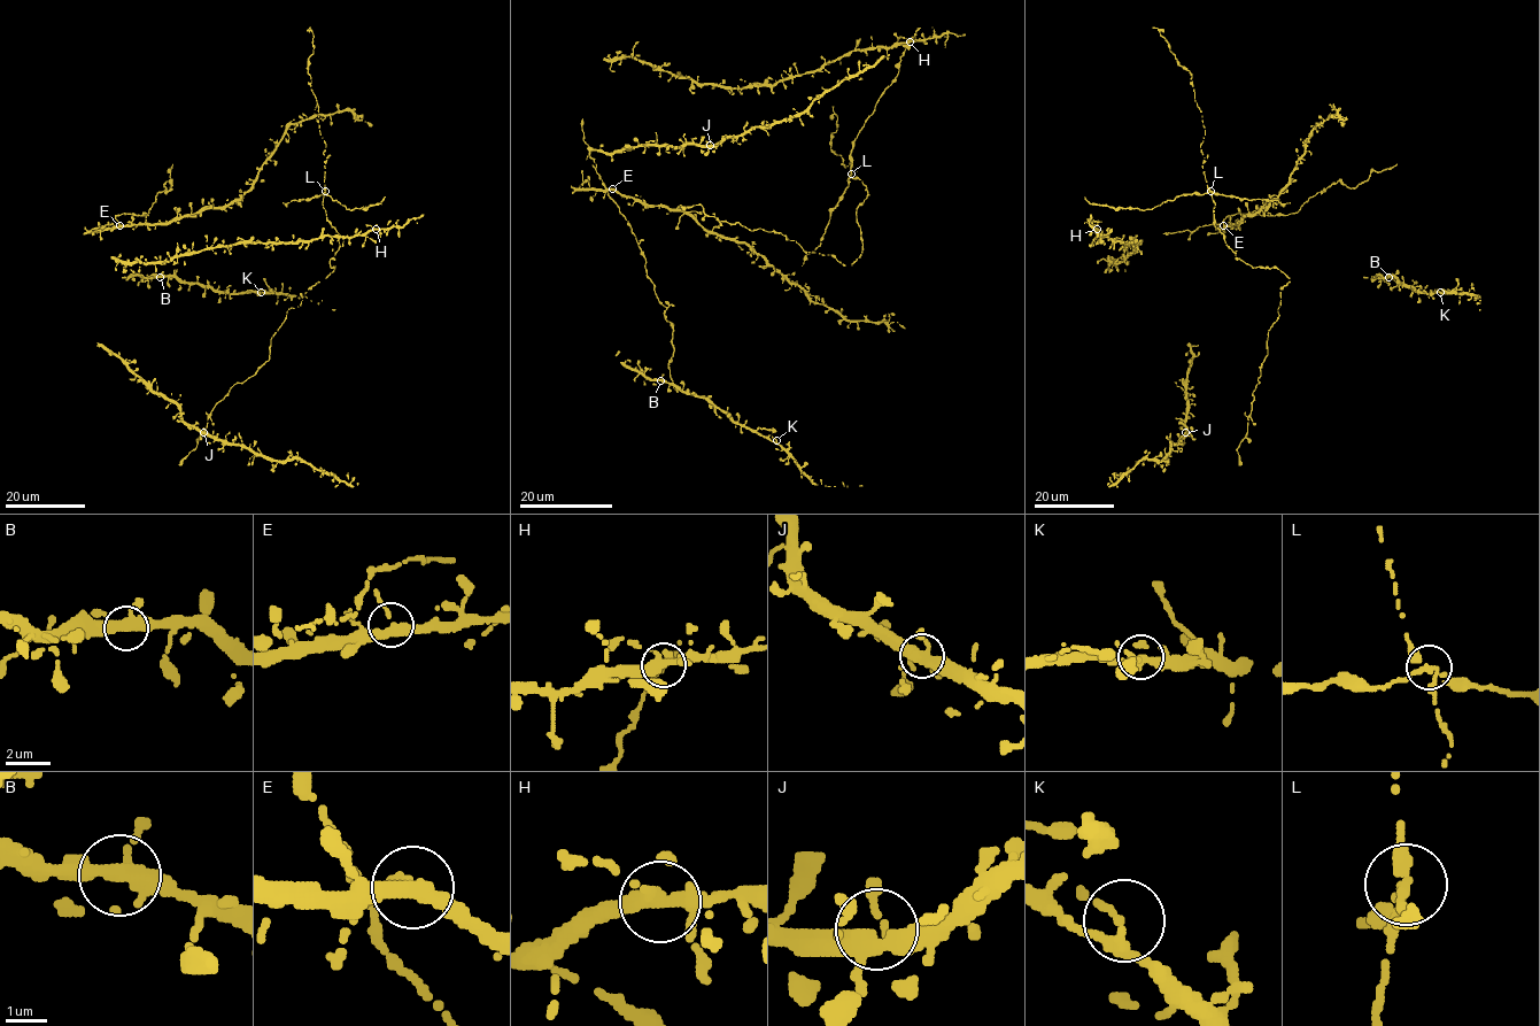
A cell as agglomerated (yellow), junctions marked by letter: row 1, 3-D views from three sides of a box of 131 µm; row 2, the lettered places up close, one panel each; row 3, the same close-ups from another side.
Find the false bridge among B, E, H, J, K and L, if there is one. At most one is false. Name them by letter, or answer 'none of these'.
L

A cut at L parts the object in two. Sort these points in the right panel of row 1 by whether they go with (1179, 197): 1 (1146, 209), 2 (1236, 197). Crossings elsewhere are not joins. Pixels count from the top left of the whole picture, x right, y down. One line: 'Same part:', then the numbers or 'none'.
Same part: 1, 2

